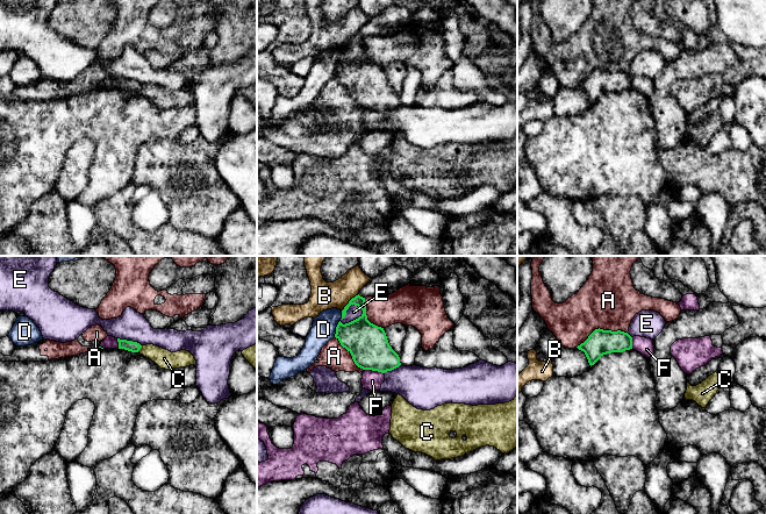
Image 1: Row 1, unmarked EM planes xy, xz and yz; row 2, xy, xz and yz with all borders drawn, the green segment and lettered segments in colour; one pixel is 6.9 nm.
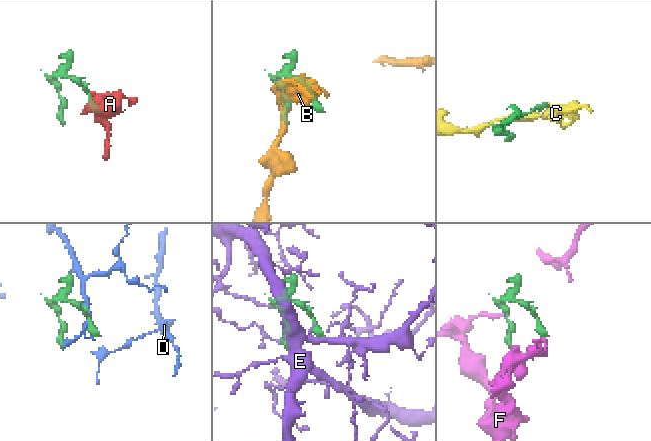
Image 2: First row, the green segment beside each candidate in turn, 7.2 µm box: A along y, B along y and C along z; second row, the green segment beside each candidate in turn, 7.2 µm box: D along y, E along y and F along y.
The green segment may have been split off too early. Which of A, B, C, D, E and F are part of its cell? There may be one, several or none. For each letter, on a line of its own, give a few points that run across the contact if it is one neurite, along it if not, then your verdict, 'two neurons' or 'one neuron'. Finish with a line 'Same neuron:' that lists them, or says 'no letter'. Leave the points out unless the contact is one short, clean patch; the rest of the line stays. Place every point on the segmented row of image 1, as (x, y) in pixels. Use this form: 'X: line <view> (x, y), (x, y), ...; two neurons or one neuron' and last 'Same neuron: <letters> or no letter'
A: two neurons
B: two neurons
C: line xy (142, 345), (137, 351); two neurons
D: line xz (339, 321), (334, 336); two neurons
E: two neurons
F: line xz (365, 369), (382, 373); two neurons
Same neuron: no letter

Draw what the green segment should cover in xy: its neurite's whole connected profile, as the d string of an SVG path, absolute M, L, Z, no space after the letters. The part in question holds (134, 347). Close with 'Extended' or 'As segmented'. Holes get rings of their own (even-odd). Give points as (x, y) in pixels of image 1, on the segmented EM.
M117 338L117 342L119 342L119 349L124 349L131 352L138 352L139 349L142 348L139 343L133 341Z. As segmented

